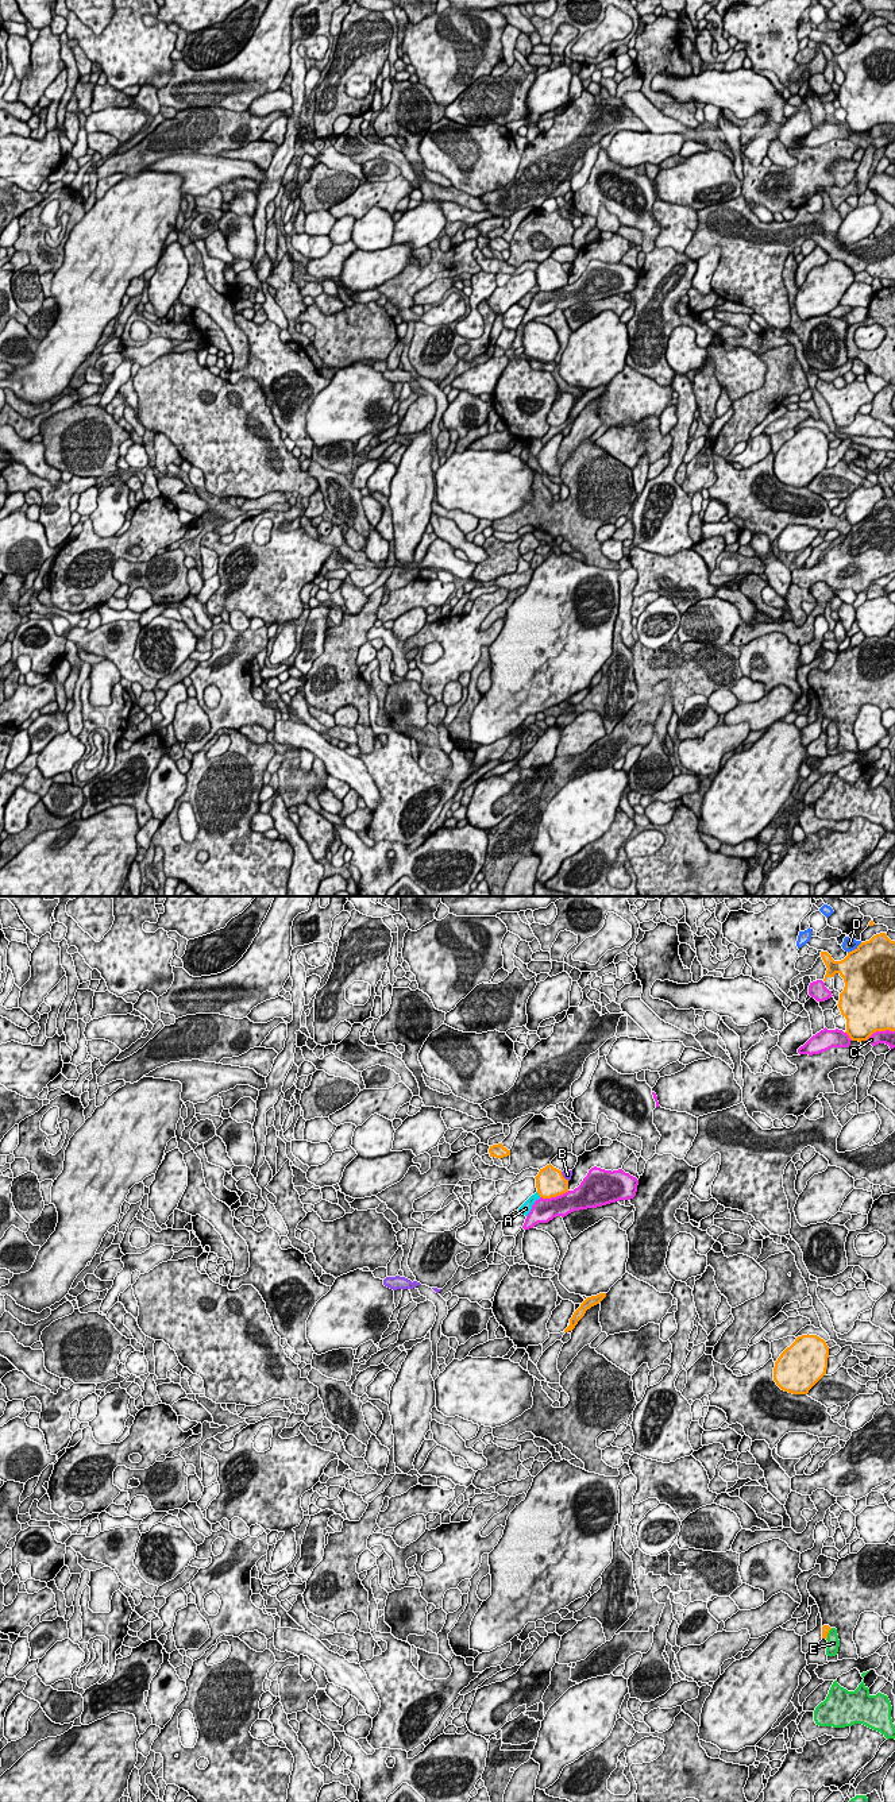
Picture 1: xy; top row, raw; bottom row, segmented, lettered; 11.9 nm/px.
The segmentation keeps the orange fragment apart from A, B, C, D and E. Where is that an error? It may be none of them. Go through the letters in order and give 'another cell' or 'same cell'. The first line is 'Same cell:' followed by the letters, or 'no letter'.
Same cell: no letter
A: another cell
B: another cell
C: another cell
D: another cell
E: another cell

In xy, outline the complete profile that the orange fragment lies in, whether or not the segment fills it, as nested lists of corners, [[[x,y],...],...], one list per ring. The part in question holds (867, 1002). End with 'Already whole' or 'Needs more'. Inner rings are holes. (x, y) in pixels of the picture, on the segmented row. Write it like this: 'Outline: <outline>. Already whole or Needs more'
Outline: [[[886,933],[861,942],[841,961],[821,952],[828,968],[823,981],[838,973],[845,983],[838,1008],[852,1041],[867,1041],[876,1031],[895,1031],[895,941]]]. Already whole

